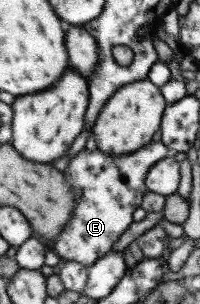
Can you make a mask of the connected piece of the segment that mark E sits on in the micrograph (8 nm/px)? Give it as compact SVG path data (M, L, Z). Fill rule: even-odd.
M161 141L149 143L120 159L100 149L89 150L87 147L73 157L63 173L75 193L77 206L73 218L53 243L53 251L62 262L77 261L93 266L101 257L112 252L122 234L134 223L134 211L141 207L149 191L145 181L150 169L172 153Z

